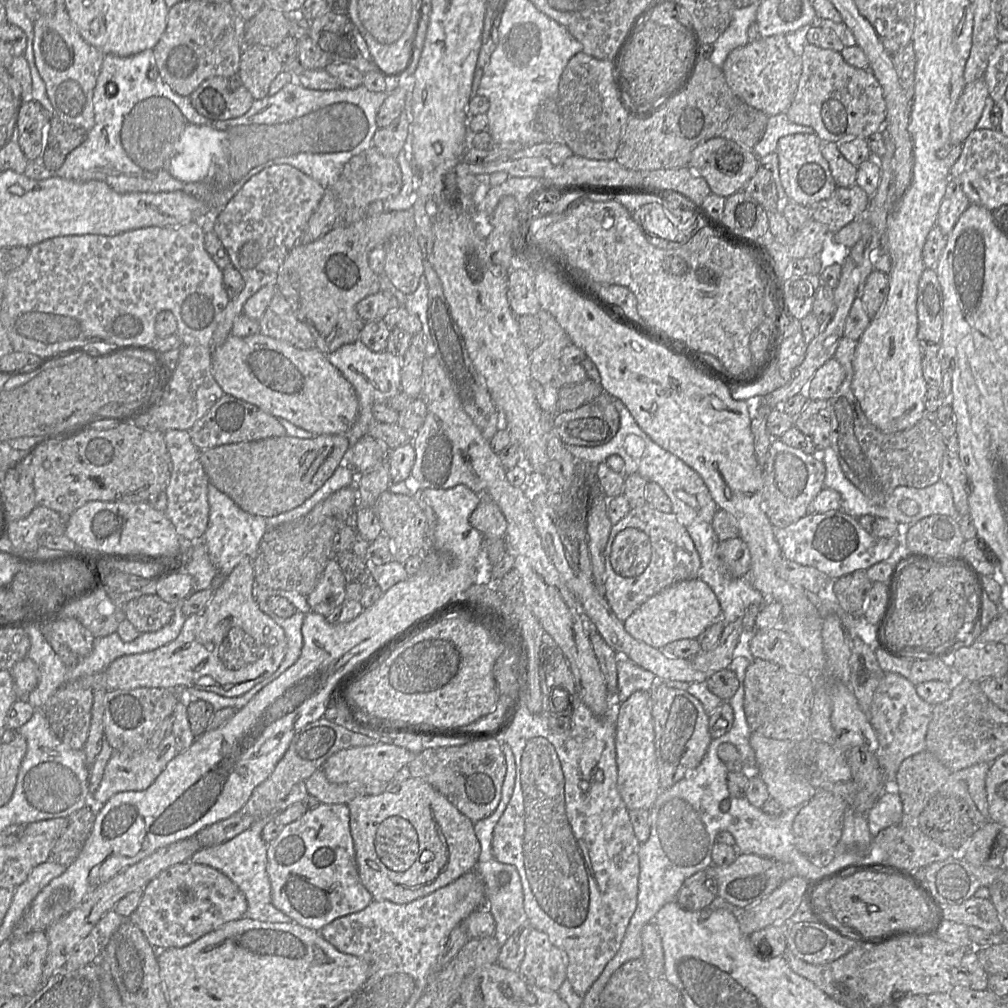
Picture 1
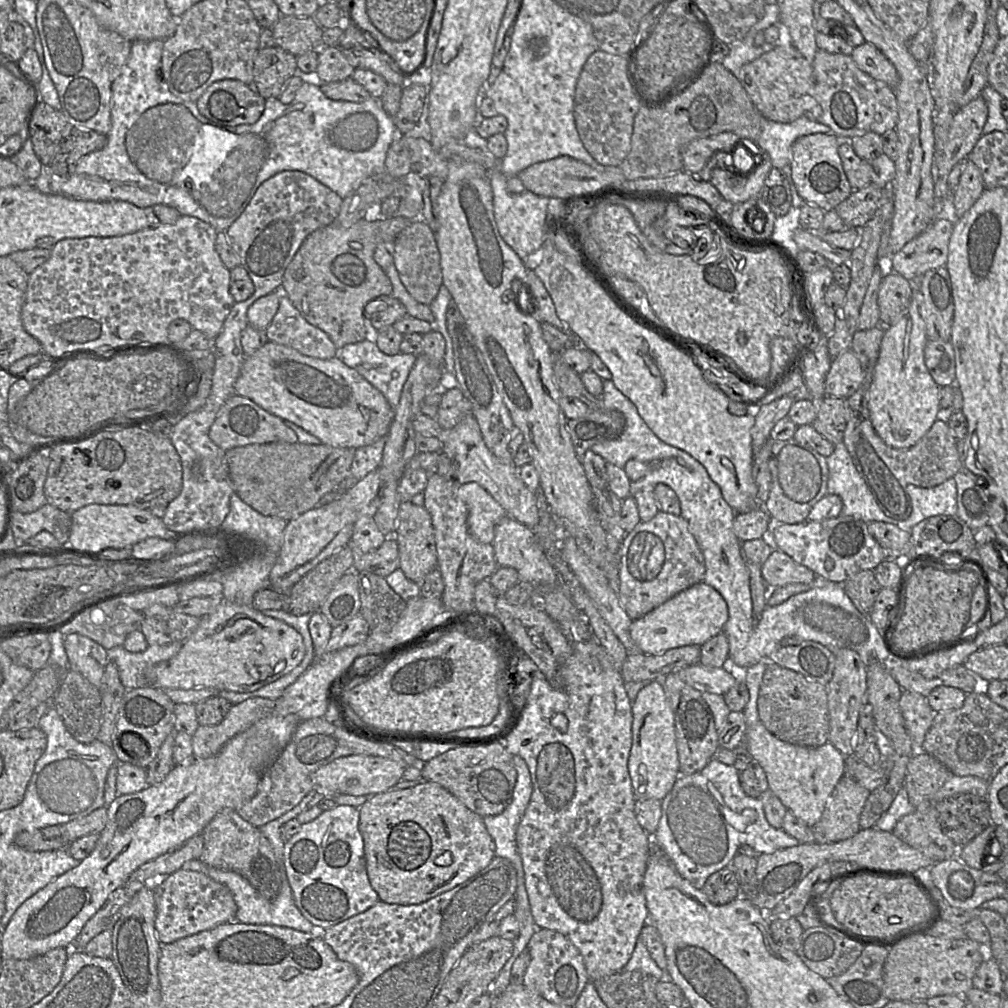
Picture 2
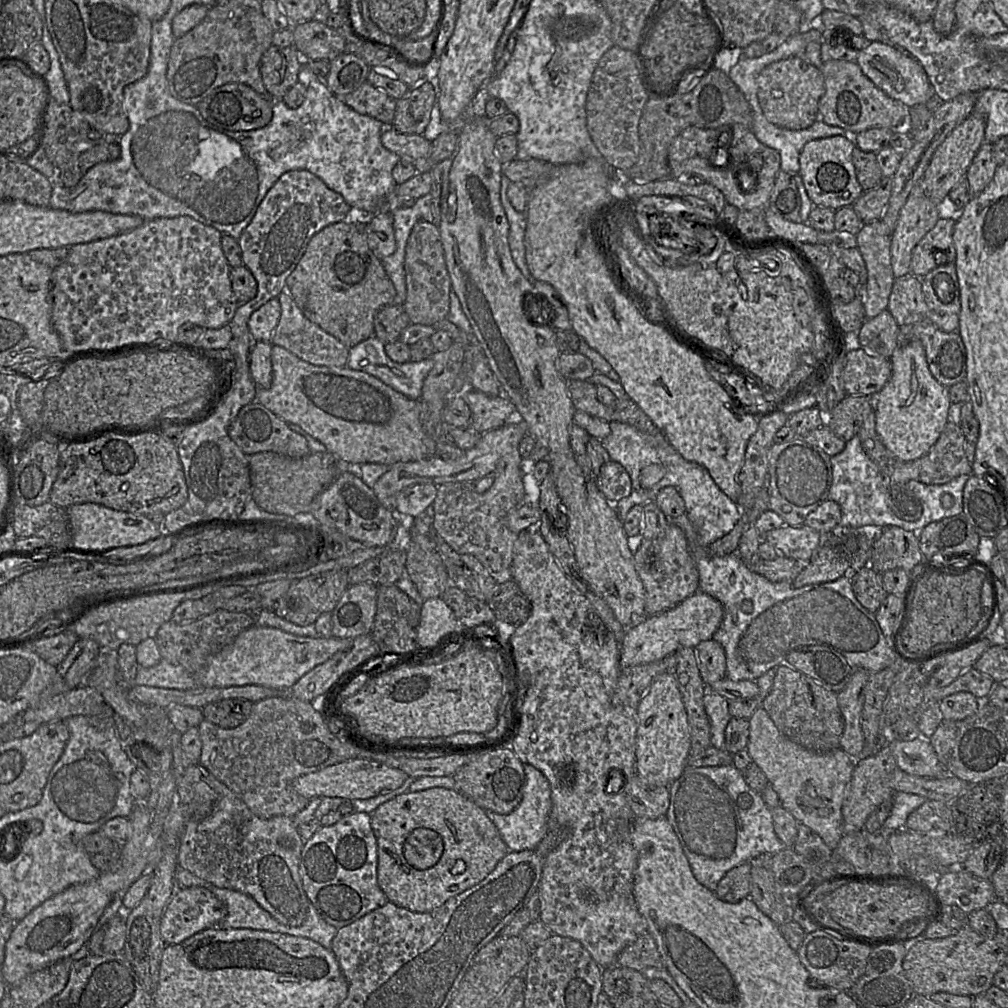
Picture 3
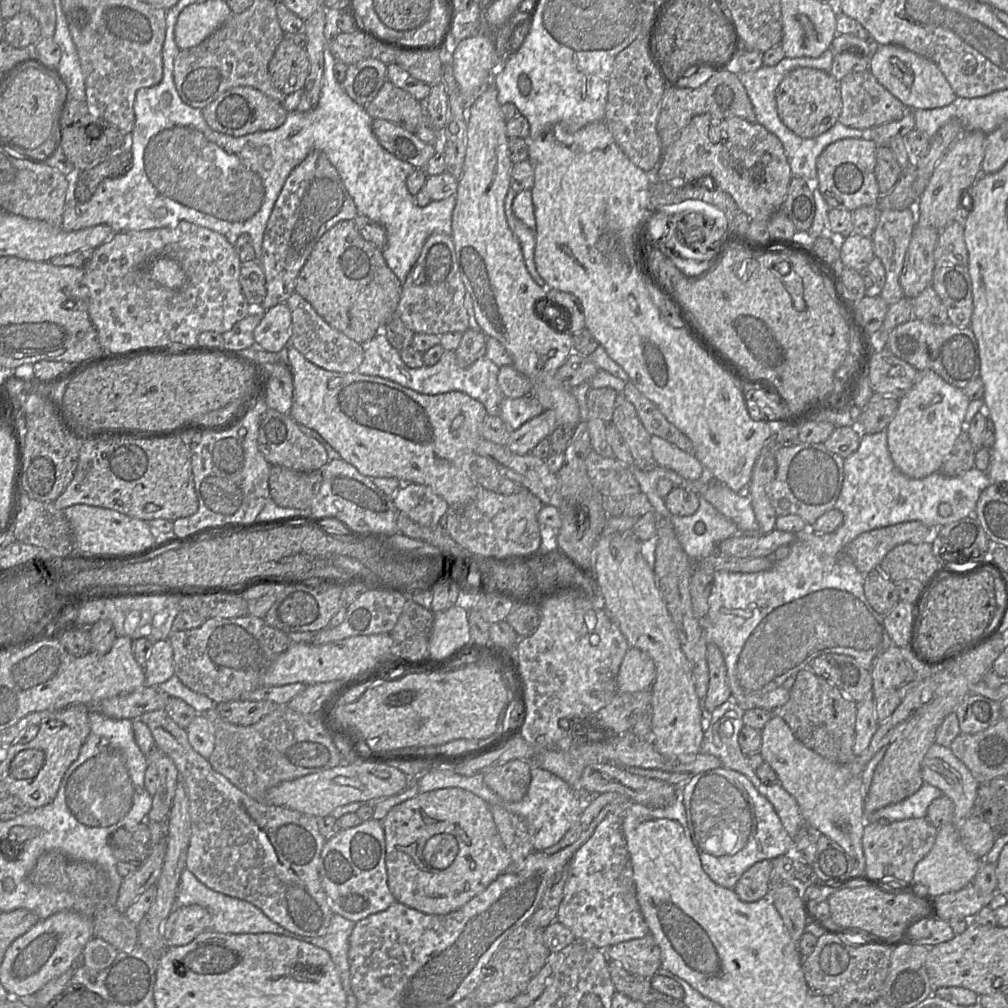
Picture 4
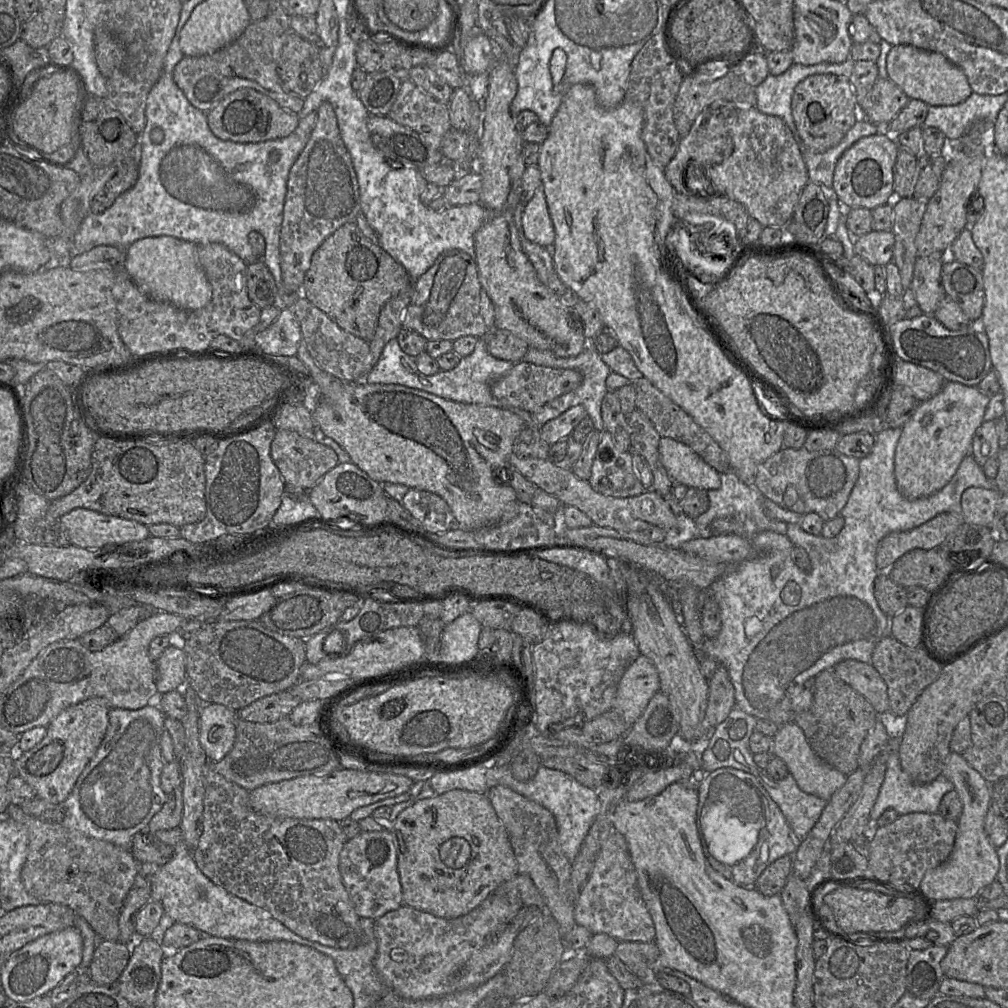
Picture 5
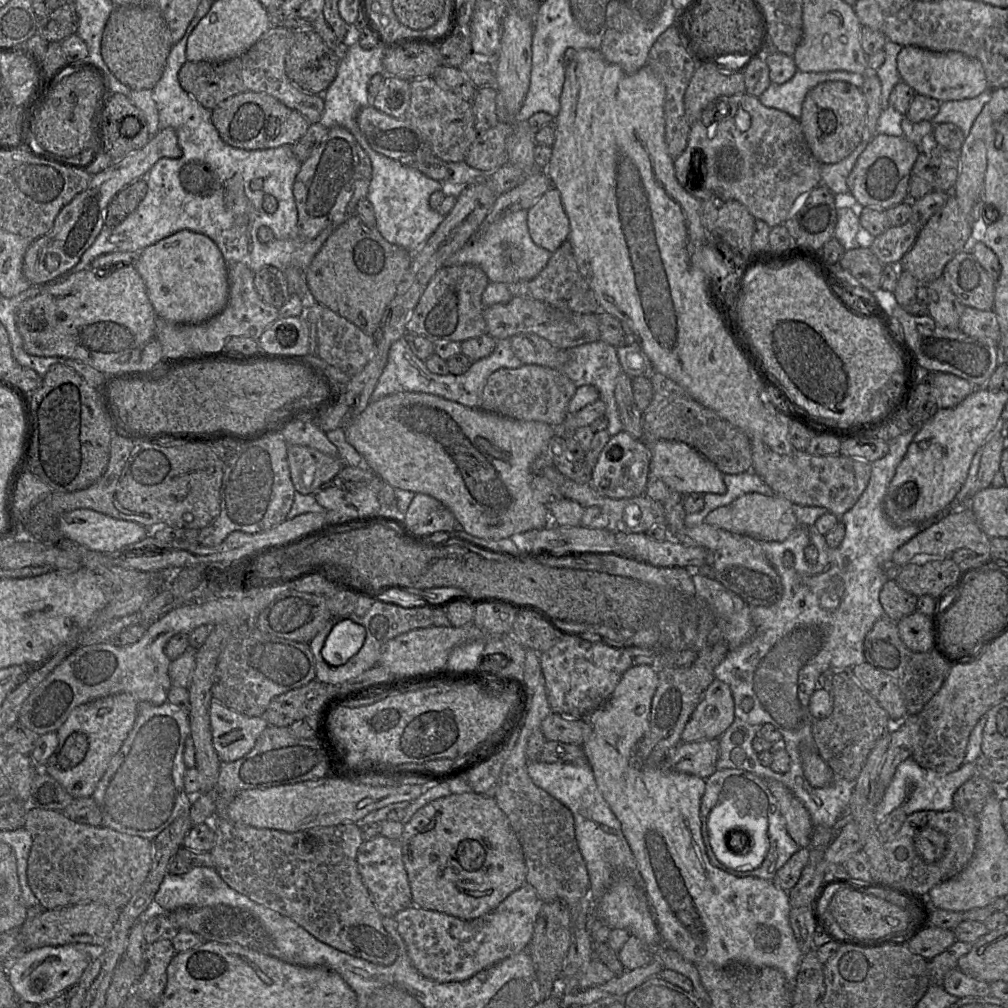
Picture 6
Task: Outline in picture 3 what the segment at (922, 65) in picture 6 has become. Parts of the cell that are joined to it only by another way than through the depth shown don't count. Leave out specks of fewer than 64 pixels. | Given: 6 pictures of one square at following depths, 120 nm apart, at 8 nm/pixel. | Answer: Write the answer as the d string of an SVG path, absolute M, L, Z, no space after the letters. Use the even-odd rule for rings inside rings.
M870 42L858 51L856 63L876 87L908 108L932 102L936 98L935 90L919 61L893 45Z

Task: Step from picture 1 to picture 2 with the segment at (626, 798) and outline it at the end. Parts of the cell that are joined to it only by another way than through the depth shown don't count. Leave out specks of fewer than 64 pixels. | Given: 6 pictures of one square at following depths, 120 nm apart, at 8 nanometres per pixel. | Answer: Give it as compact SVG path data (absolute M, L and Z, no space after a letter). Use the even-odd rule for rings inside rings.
M653 680L639 691L632 703L632 716L632 747L628 771L635 800L662 801L680 776L680 770L674 714L661 680Z

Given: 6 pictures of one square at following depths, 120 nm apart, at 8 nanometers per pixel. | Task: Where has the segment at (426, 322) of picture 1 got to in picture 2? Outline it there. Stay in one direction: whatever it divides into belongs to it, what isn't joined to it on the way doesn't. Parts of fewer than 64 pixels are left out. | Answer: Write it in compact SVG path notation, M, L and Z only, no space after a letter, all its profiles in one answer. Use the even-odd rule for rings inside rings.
M442 285L435 299L428 306L434 315L434 320L430 323L432 329L440 332L446 342L443 370L445 373L454 374L456 386L469 401L471 414L475 417L489 450L501 462L513 465L513 455L508 449L508 443L511 440L514 424L509 410L498 391L479 347L453 299L448 305L445 319L444 308L447 295L447 288Z

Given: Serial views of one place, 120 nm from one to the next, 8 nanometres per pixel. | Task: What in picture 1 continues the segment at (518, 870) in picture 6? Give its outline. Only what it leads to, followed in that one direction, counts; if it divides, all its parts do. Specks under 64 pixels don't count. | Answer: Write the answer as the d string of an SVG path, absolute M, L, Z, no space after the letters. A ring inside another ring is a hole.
M419 778L389 783L383 793L357 796L347 805L359 878L374 900L409 903L447 886L476 867L481 846L475 835L475 823Z

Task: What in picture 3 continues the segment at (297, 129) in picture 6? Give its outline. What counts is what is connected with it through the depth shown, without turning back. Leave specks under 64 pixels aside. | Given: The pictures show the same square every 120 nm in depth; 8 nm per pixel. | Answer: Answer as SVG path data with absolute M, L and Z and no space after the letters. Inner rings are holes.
M229 83L214 89L197 105L202 117L213 127L228 131L249 131L266 126L273 114L270 97L258 94L243 83Z

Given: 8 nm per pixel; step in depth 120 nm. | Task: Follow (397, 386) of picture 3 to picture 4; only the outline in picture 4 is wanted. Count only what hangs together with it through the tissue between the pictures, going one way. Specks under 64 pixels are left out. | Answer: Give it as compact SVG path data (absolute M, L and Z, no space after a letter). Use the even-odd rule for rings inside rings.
M382 333L377 334L368 343L362 345L364 347L364 359L357 368L357 373L381 377L426 395L436 395L451 391L463 392L483 404L488 415L497 415L504 395L497 383L499 367L488 358L484 356L478 358L469 367L463 369L457 365L454 352L445 351L435 365L424 365L420 368L412 369L405 365L401 359L400 352L393 348Z

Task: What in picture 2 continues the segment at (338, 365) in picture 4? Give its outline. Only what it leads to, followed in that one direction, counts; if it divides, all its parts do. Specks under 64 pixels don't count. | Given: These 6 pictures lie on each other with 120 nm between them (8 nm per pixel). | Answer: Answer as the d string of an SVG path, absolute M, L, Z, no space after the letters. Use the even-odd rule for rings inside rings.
M281 286L275 291L278 292L279 307L265 330L268 340L313 358L336 357L337 348L328 335L302 317L287 295L282 295Z

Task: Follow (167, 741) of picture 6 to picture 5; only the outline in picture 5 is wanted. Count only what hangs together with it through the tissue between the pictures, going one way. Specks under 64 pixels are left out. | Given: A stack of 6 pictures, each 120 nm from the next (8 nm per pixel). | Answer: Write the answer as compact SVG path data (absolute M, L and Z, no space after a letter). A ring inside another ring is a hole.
M155 704L147 705L139 709L126 709L126 708L112 708L109 712L109 725L105 734L105 737L100 744L97 752L84 768L83 772L78 777L71 793L61 804L63 806L64 817L60 822L62 825L78 830L83 834L111 842L123 849L130 850L133 836L138 832L146 832L152 817L161 810L163 804L166 802L167 794L161 788L161 773L165 766L165 761L162 756L160 741L165 729L166 714L160 707Z

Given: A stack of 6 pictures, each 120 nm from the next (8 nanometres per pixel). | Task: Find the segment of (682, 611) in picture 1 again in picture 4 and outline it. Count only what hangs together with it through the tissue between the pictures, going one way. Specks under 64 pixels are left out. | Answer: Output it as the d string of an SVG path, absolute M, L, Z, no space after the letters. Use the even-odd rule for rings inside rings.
M630 647L619 668L617 692L651 691L655 678L656 668L653 660L640 649Z

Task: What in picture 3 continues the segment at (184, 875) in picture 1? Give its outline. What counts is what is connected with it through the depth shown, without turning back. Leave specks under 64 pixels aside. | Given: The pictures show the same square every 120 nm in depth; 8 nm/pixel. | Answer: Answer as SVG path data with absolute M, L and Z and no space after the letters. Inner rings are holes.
M176 887L161 918L161 937L167 945L179 944L201 931L220 926L226 913L225 904L208 889L203 887Z

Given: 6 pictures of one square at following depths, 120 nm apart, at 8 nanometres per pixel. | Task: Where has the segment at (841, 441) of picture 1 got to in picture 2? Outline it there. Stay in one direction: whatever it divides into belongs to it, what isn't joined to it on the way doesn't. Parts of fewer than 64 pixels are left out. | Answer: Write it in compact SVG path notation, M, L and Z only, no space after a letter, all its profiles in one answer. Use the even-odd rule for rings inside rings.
M878 324L868 330L857 330L853 336L850 349L859 359L865 378L860 387L847 398L849 421L844 431L843 443L882 512L897 521L904 521L912 512L912 502L906 492L908 484L922 488L935 487L953 478L964 463L957 450L956 437L947 422L942 420L936 420L928 432L909 448L893 448L876 433L870 419L868 393L885 329L883 324Z

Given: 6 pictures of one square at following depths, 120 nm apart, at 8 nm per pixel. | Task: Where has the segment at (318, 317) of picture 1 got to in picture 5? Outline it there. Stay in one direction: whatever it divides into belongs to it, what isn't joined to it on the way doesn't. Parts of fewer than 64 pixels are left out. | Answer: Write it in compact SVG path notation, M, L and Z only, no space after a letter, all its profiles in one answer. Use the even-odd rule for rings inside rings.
M355 221L327 237L312 256L302 297L328 315L341 329L370 343L383 306L411 281L405 268L379 243L363 235Z

